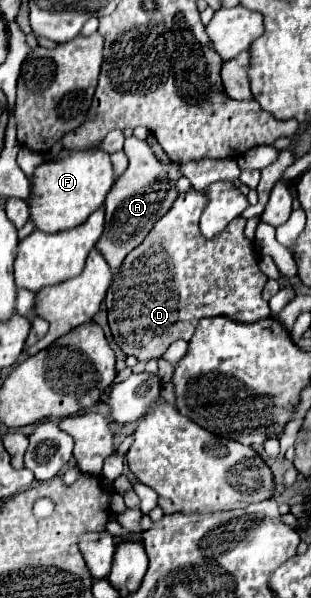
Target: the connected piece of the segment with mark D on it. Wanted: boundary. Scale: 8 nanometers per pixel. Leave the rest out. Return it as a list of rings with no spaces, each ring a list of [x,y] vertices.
[[[200,191],[178,195],[172,209],[152,227],[148,237],[134,251],[130,251],[124,263],[116,269],[112,285],[106,293],[106,307],[112,337],[124,355],[134,355],[138,361],[160,359],[174,341],[190,341],[198,321],[204,317],[224,315],[240,323],[254,323],[270,315],[268,301],[262,299],[262,289],[268,277],[258,267],[254,243],[244,235],[246,219],[234,219],[230,227],[222,231],[222,235],[218,235],[214,241],[206,241],[198,229],[198,221],[206,209],[206,203],[208,197]]]

